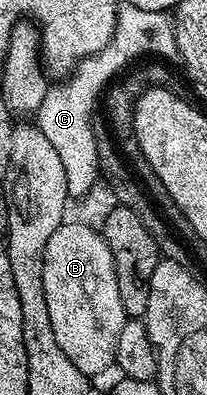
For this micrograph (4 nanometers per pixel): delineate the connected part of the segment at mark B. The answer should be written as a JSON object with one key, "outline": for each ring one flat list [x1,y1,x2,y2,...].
{"outline":[[74,222,63,223,53,238,49,238,49,246,45,246,43,281,49,322,53,322,53,338,57,338,57,346,61,346,65,358,92,378,112,371,117,337,129,317,121,306,113,254,102,231]]}

